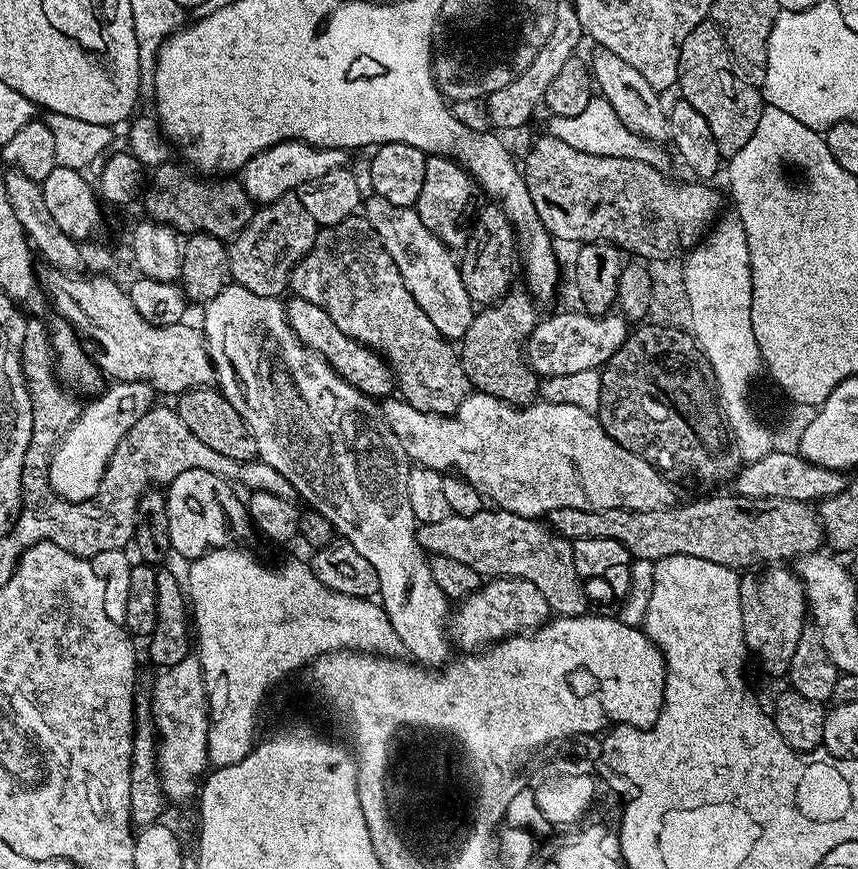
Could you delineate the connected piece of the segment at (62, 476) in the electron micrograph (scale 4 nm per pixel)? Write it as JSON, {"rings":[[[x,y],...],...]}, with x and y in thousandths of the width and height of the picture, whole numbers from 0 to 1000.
{"rings":[[[142,437],[129,444],[132,446],[122,445],[108,459],[113,459],[108,465],[97,466],[93,479],[73,498],[70,510],[61,520],[56,552],[73,575],[90,580],[114,568],[124,536],[131,530],[133,518],[138,518],[138,509],[142,509],[142,504],[147,504],[164,479],[169,479],[183,464],[182,448],[168,437]]]}

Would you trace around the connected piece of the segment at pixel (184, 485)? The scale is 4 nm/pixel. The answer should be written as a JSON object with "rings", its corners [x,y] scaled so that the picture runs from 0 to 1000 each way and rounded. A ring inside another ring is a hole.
{"rings":[[[217,541],[217,545],[207,545],[200,556],[195,558],[193,574],[196,578],[196,595],[198,596],[198,624],[204,639],[216,640],[216,646],[223,647],[239,640],[248,631],[269,631],[279,627],[280,621],[289,617],[291,595],[286,577],[275,572],[275,566],[267,554],[254,545],[245,545],[240,541]]]}

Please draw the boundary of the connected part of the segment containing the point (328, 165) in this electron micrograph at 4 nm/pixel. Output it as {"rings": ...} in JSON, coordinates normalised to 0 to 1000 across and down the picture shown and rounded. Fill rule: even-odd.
{"rings":[[[330,161],[315,168],[281,193],[277,206],[287,223],[300,236],[307,237],[324,228],[344,222],[351,212],[366,209],[375,200],[385,200],[390,193],[402,192],[407,186],[407,176],[400,170],[367,170],[364,166],[353,166],[350,161]]]}

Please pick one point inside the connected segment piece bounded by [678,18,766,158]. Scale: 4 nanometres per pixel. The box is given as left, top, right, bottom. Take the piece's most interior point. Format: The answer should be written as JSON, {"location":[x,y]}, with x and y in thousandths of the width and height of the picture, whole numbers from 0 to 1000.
{"location":[852,122]}

